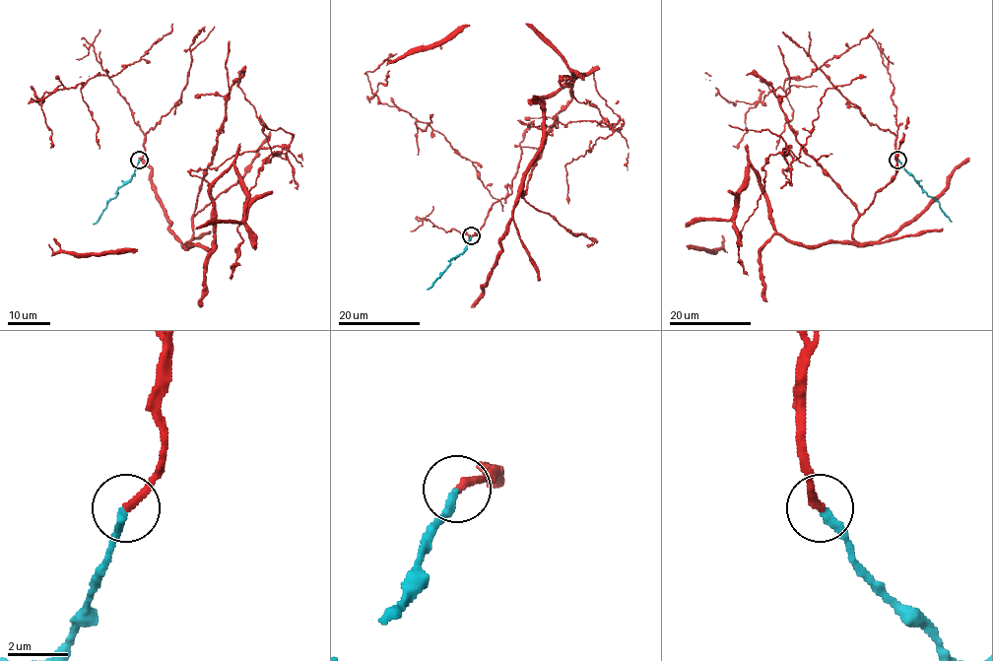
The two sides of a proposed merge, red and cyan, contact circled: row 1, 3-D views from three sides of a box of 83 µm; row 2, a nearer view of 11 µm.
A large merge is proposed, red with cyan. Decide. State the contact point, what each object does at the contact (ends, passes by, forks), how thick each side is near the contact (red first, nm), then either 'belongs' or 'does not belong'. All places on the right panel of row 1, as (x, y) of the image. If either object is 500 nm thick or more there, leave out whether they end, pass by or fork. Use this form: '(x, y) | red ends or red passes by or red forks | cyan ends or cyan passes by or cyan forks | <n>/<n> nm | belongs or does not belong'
(897, 160) | red ends | cyan ends | 280/260 nm | does not belong

